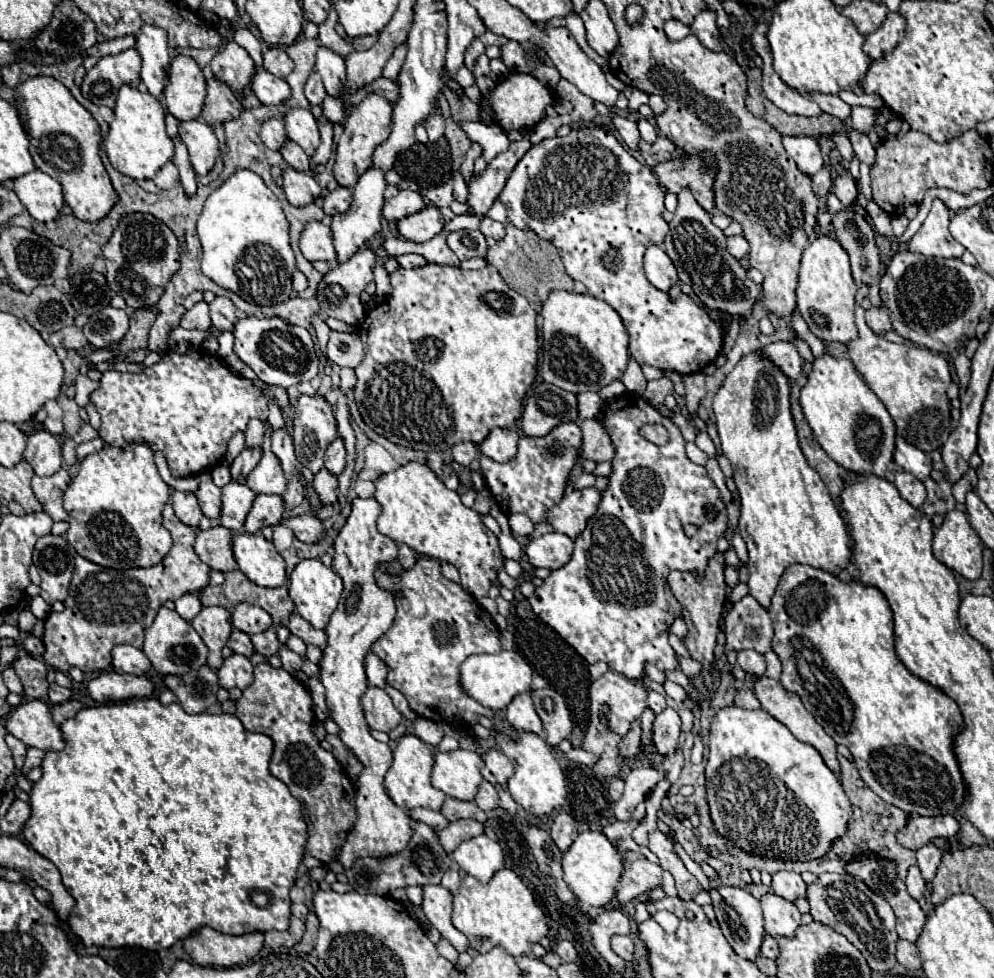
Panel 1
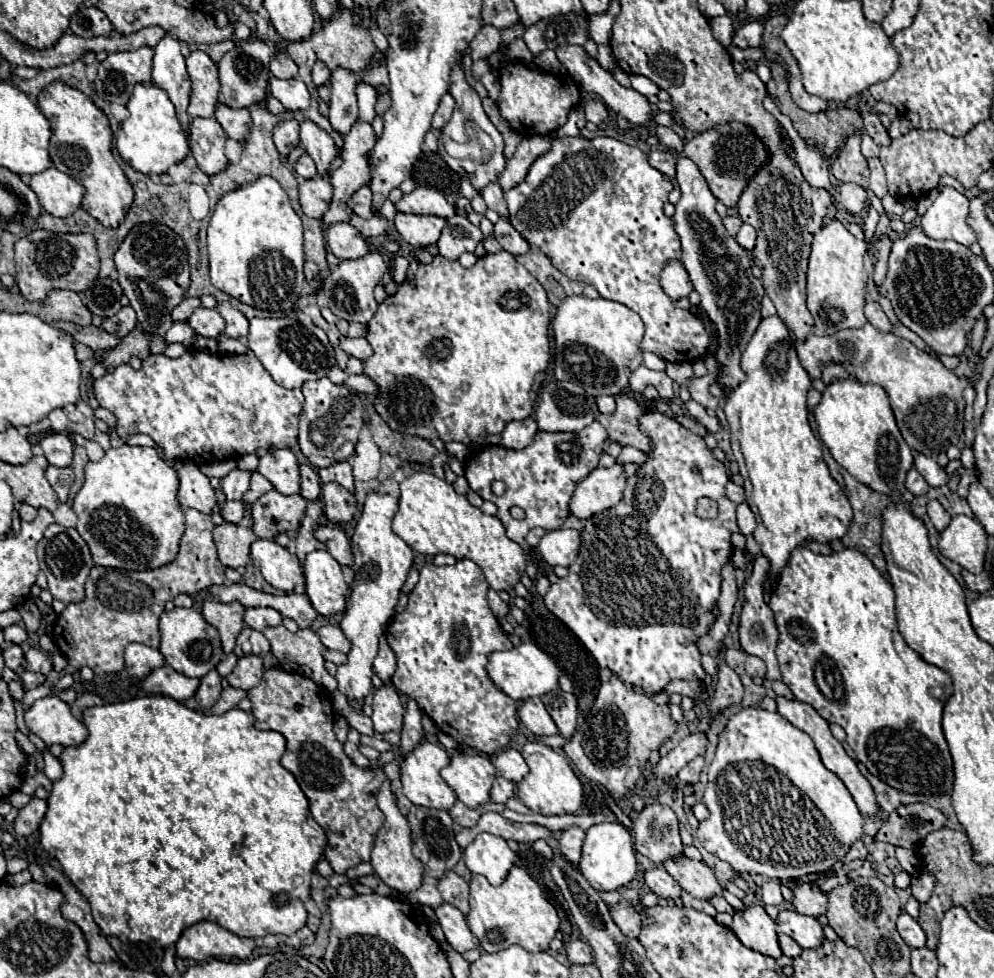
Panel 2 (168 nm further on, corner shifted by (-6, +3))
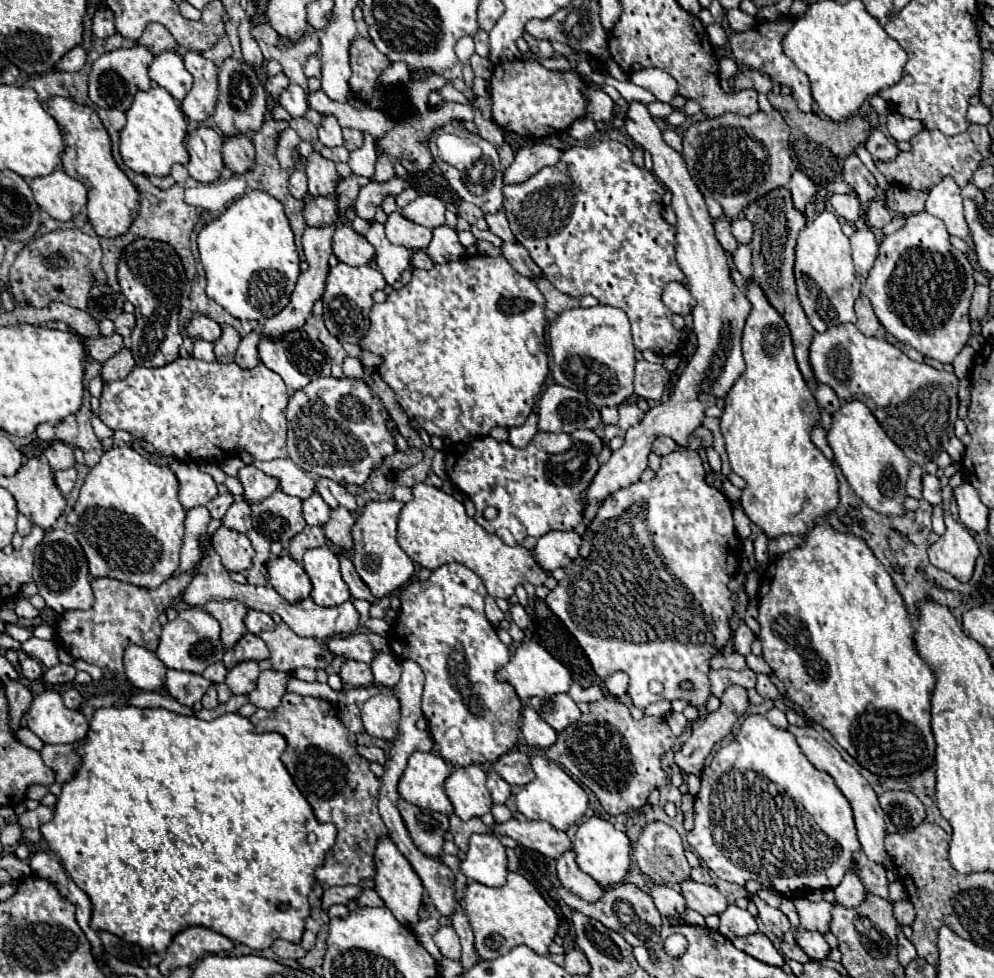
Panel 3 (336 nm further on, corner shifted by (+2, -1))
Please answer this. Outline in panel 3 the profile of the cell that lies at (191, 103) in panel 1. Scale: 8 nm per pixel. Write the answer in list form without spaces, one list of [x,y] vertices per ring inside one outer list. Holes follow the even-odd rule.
[[[184,53],[184,67],[194,77],[194,85],[182,99],[182,113],[196,123],[206,121],[214,113],[218,95],[218,69],[212,61],[204,59],[200,53]]]

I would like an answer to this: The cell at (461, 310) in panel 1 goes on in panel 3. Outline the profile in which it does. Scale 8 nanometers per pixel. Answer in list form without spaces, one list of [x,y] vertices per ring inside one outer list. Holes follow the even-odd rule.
[[[474,255],[464,257],[456,263],[446,265],[434,265],[428,271],[414,269],[412,281],[404,285],[400,291],[394,291],[388,295],[384,303],[374,303],[370,311],[370,331],[366,337],[360,339],[360,347],[366,351],[372,351],[380,355],[384,361],[378,365],[378,375],[386,381],[386,385],[394,391],[396,403],[402,407],[402,411],[420,423],[420,427],[428,435],[436,435],[442,439],[450,439],[452,443],[460,441],[472,441],[476,437],[486,437],[494,427],[520,427],[524,425],[526,417],[532,413],[532,407],[536,403],[536,397],[542,389],[542,383],[548,375],[548,355],[546,355],[546,339],[544,339],[544,295],[538,291],[534,281],[530,277],[520,275],[510,267],[510,263],[504,257],[486,257],[486,255]]]

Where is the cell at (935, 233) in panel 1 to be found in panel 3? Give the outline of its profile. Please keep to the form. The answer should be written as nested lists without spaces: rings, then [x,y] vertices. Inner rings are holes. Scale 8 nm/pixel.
[[[944,177],[938,185],[934,185],[928,193],[926,199],[926,211],[938,217],[950,235],[968,239],[970,229],[964,221],[964,211],[962,211],[962,197],[960,197],[960,187],[954,183],[952,177]]]

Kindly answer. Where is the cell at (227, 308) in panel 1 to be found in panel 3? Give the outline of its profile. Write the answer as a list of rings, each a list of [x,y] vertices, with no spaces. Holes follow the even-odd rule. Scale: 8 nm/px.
[[[222,325],[222,337],[220,337],[220,341],[214,343],[216,359],[220,363],[230,363],[234,359],[238,343],[240,343],[238,331],[234,327],[230,327],[230,325]]]

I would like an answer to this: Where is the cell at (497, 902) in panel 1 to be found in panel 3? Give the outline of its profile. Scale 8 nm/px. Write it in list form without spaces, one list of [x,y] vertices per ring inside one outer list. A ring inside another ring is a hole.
[[[508,873],[508,883],[498,889],[470,881],[466,887],[462,911],[470,921],[474,931],[474,947],[482,959],[496,959],[506,955],[516,945],[528,945],[534,953],[546,955],[548,945],[556,937],[558,929],[558,917],[554,909],[520,873]]]

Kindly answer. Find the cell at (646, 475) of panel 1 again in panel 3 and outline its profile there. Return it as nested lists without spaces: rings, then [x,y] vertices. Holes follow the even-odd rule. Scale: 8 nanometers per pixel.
[[[676,449],[662,457],[656,477],[618,489],[602,503],[582,535],[578,559],[566,567],[566,577],[544,601],[576,637],[602,681],[616,671],[630,677],[628,695],[636,707],[646,709],[660,699],[688,699],[702,711],[710,695],[708,661],[720,653],[732,633],[730,617],[736,603],[730,601],[726,585],[738,569],[740,553],[742,543],[734,531],[730,501],[706,483],[696,451]],[[650,681],[658,681],[662,693],[652,693]],[[684,681],[692,683],[692,689],[682,689]]]

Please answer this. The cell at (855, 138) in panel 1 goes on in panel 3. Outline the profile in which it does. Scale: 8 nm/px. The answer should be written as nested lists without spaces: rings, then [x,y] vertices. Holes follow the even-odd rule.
[[[876,197],[868,203],[868,213],[866,213],[866,219],[870,223],[870,227],[874,229],[882,229],[886,223],[892,221],[892,215],[890,211],[886,209],[886,199],[884,197]]]

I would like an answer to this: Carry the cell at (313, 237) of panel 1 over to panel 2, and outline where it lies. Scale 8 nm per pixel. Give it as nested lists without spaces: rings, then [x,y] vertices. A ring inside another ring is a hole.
[[[350,223],[330,225],[326,231],[326,241],[330,251],[340,259],[360,259],[370,251],[366,237],[362,237],[362,233]]]

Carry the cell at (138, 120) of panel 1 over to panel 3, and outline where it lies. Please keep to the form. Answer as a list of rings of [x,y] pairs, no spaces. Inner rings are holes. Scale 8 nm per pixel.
[[[150,87],[148,91],[138,91],[130,109],[126,111],[126,125],[120,131],[120,157],[122,161],[140,175],[166,177],[174,163],[188,163],[188,153],[184,147],[186,119],[174,97],[164,87]]]

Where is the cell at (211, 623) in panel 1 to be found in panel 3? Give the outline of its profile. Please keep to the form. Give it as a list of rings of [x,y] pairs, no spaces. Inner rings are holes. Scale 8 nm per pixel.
[[[210,601],[204,605],[204,611],[210,613],[212,617],[216,617],[216,621],[220,623],[220,639],[224,649],[232,649],[236,645],[236,641],[244,635],[246,627],[244,627],[244,615],[248,613],[248,609],[244,607],[244,603],[240,601]]]

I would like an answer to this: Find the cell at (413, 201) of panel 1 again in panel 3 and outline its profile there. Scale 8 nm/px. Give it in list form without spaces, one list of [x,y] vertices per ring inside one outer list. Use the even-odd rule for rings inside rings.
[[[420,195],[412,203],[408,203],[400,213],[418,225],[426,225],[426,227],[434,229],[434,227],[444,225],[444,211],[446,211],[446,207],[438,197]]]

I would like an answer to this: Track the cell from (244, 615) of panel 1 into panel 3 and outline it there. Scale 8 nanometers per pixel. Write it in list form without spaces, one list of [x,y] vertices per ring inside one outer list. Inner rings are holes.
[[[248,611],[248,615],[244,617],[244,625],[246,625],[246,629],[248,629],[250,633],[258,635],[260,631],[270,631],[270,629],[274,629],[276,623],[272,621],[272,617],[270,617],[268,613]]]

